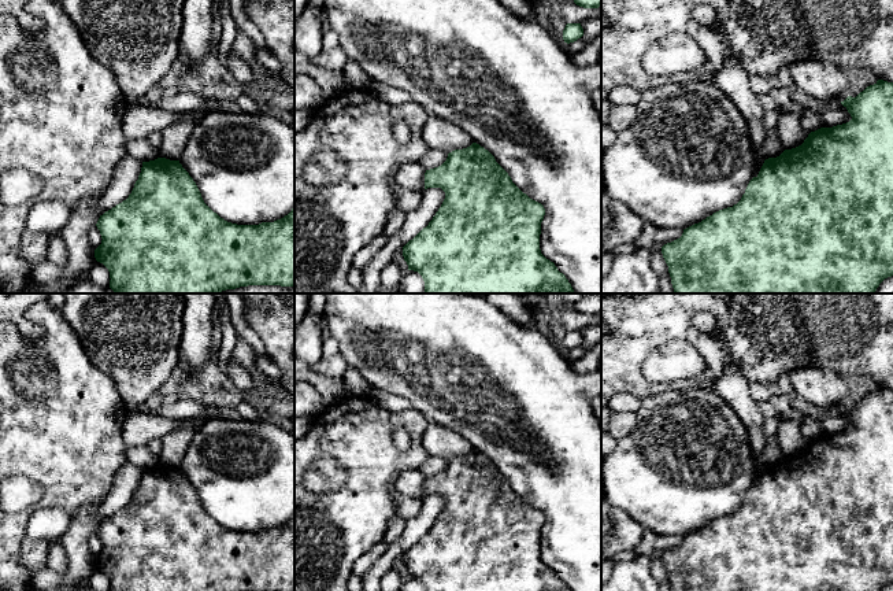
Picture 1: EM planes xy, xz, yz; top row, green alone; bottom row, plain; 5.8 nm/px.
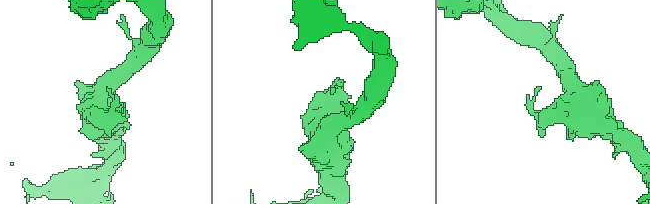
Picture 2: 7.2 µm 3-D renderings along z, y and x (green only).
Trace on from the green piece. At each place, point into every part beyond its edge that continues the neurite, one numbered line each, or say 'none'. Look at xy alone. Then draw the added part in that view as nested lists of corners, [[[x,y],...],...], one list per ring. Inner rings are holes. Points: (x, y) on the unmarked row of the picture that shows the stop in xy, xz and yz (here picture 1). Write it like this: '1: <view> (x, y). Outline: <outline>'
none

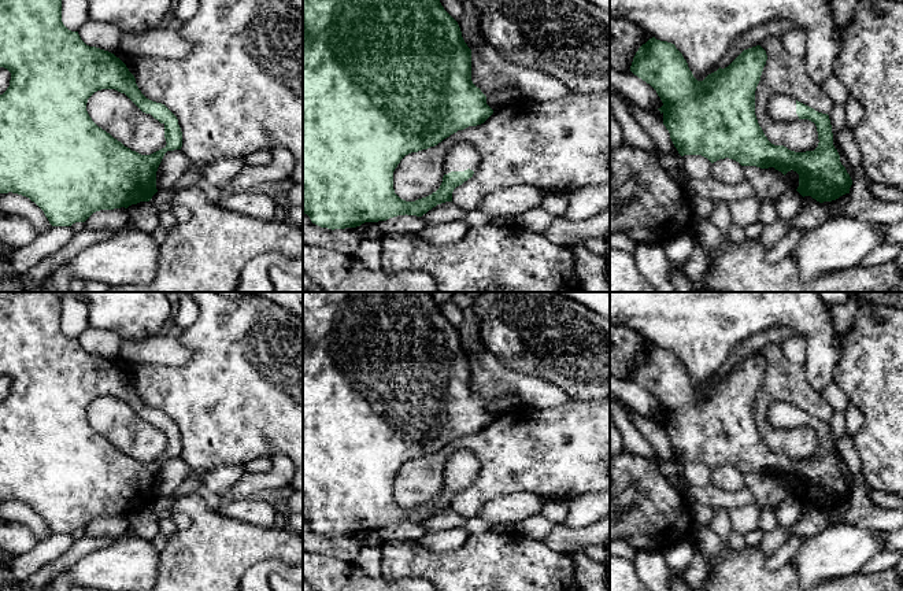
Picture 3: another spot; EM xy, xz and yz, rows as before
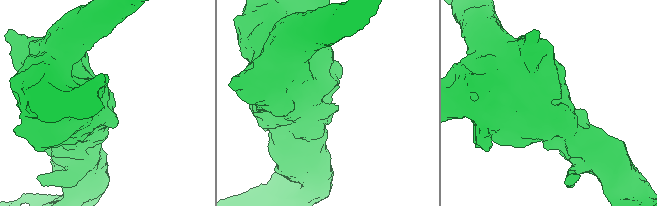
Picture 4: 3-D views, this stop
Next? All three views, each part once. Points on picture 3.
1: xz (462, 464). Outline: [[[469,450],[452,454],[444,468],[443,480],[475,477],[480,472],[480,461],[474,453]]]

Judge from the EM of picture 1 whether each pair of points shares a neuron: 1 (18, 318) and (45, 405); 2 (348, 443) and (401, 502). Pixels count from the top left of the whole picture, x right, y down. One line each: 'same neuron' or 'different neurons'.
1: different neurons
2: different neurons

